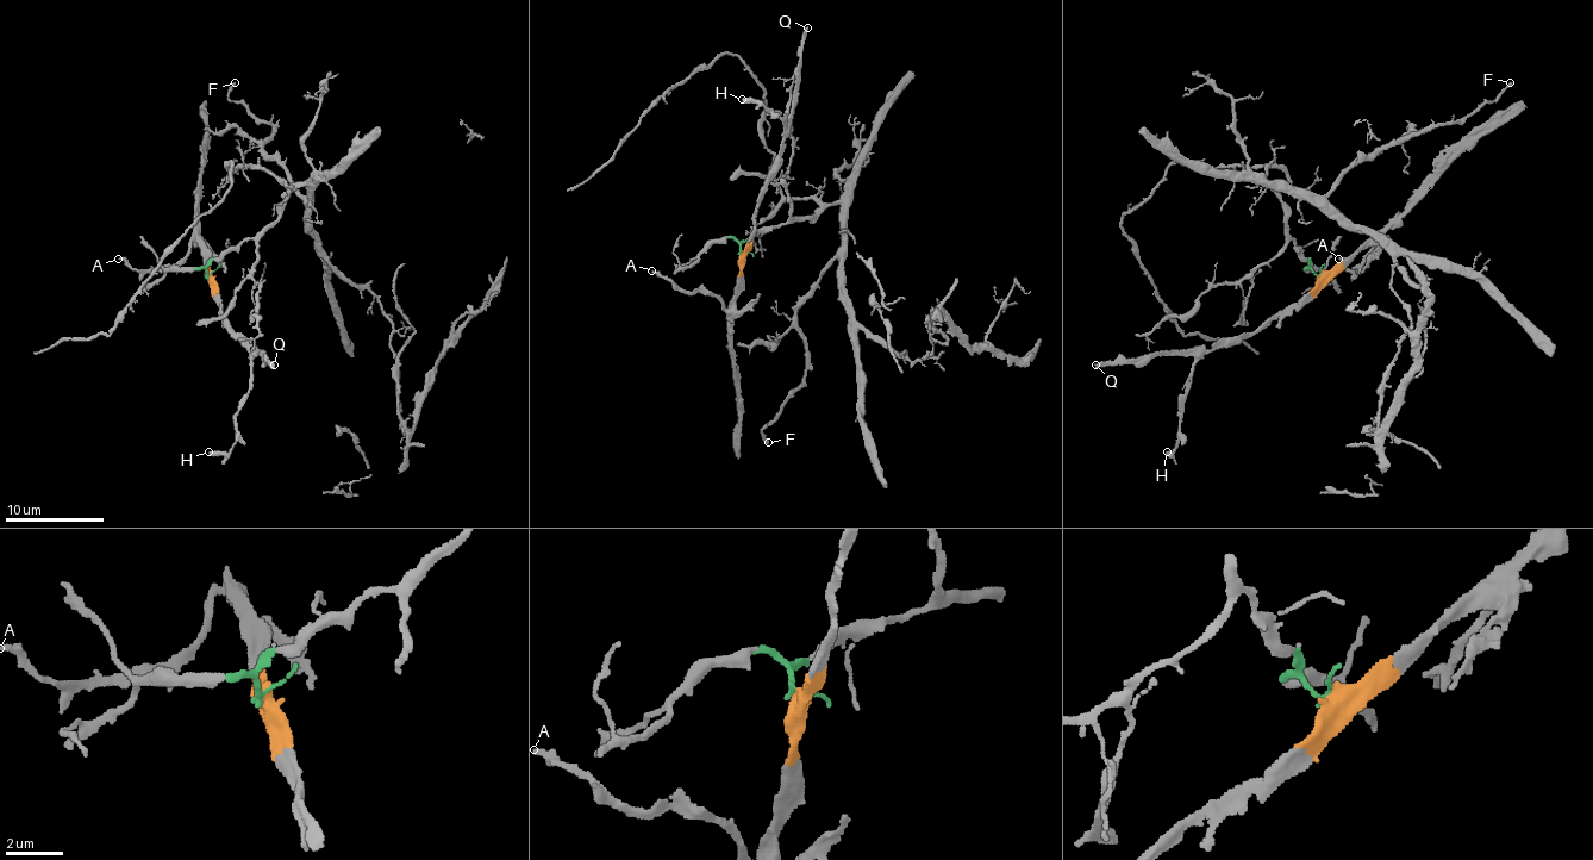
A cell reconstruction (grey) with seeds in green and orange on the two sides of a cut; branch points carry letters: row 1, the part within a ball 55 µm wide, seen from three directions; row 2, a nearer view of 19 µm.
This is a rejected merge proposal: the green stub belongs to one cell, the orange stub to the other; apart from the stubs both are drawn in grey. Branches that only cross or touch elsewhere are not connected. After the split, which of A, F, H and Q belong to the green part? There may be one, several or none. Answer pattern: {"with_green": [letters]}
{"with_green": ["F"]}

